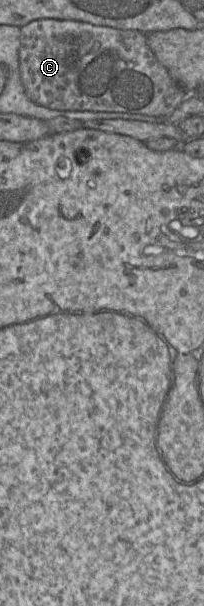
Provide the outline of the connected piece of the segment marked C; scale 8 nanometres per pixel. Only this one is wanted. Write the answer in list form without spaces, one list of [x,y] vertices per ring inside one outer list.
[[[39,19],[20,28],[19,71],[27,97],[60,111],[102,111],[168,117],[188,93],[170,76],[147,44],[146,34],[75,20]]]

